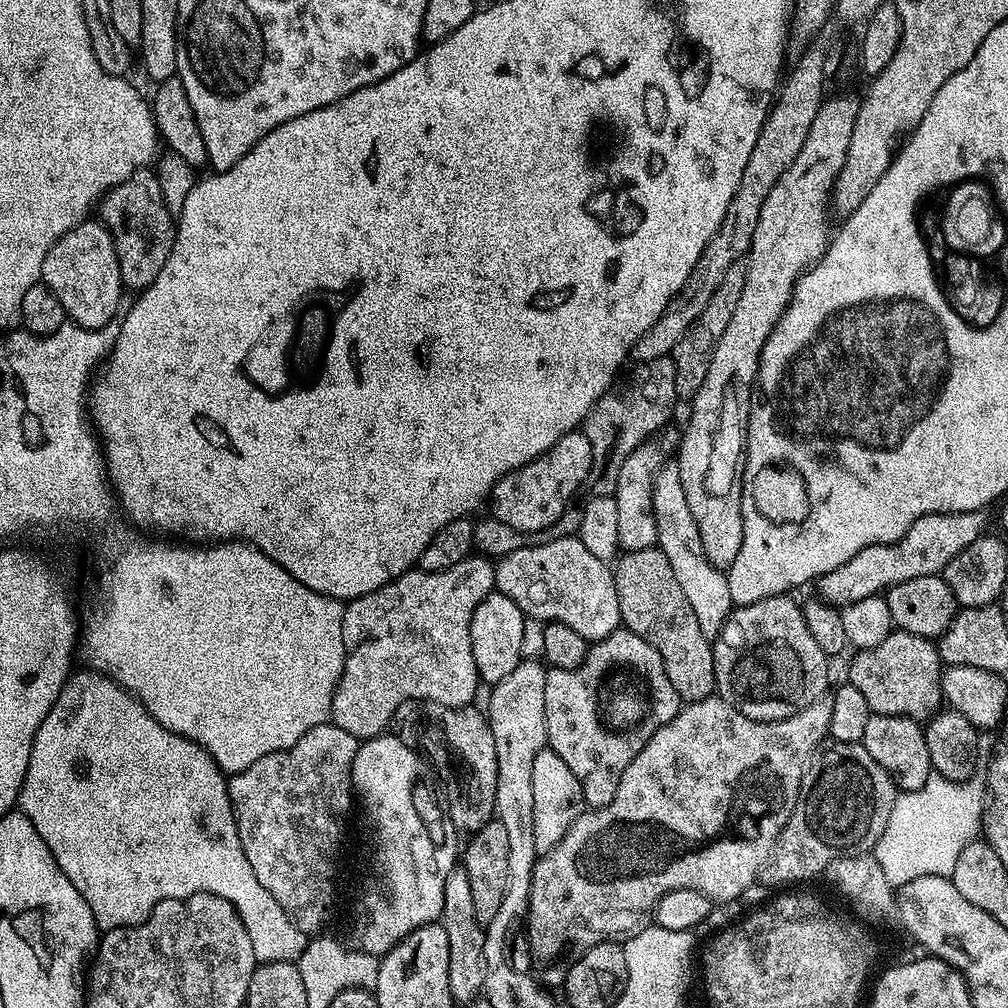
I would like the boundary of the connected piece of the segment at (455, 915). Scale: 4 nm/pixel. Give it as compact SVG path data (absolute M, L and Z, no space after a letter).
M454 870L446 878L439 923L444 925L450 941L450 994L457 1005L471 1005L484 990L484 928L470 898L470 878L463 870Z

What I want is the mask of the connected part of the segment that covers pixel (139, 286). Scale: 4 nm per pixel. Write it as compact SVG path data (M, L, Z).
M137 170L126 182L105 192L98 204L98 219L108 228L118 254L120 282L125 289L143 290L158 278L176 241L174 217L167 212L159 178L151 171Z

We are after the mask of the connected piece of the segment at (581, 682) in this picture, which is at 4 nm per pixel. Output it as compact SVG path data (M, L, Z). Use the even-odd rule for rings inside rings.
M626 627L615 628L606 638L595 641L589 647L582 666L574 670L558 670L548 668L546 674L546 734L548 735L547 747L552 751L558 750L558 742L562 748L568 744L576 746L576 764L570 766L574 778L582 786L584 803L589 809L606 806L614 798L618 790L618 782L622 782L622 774L626 774L626 766L634 762L634 758L650 742L650 738L662 726L670 723L679 714L682 701L678 690L674 690L674 682L666 678L666 666L662 666L662 658L646 638L634 634ZM566 682L574 684L576 694L576 714L566 716Z

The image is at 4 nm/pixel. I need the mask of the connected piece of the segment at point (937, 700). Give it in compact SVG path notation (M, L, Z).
M893 630L886 642L878 642L873 648L861 648L855 655L846 680L858 686L873 714L894 714L927 722L941 711L944 700L940 681L942 661L939 647L933 641L918 634Z

